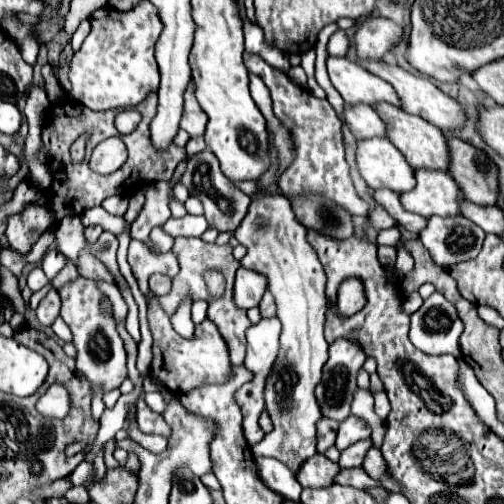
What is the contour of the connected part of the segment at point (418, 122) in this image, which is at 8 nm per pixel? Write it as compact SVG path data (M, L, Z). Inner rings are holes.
M377 103L375 105L377 115L383 119L383 123L387 125L387 139L403 153L405 161L417 169L417 167L429 167L429 169L445 169L447 171L447 163L449 163L449 151L447 151L447 137L441 133L439 127L435 127L433 123L427 123L423 117L419 115L409 115L403 109L391 105L391 103Z

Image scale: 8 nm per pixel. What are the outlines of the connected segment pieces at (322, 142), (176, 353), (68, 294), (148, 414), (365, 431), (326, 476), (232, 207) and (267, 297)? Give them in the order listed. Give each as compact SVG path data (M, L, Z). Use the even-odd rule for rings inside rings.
M245 55L245 65L251 73L259 75L267 85L273 99L273 113L289 131L295 149L293 163L283 171L279 179L281 193L289 199L297 195L319 195L347 209L351 215L367 215L367 203L359 199L353 187L349 165L345 161L341 119L337 117L331 103L327 99L313 97L307 89L301 89L285 71L271 67L259 55Z
M147 293L147 311L149 311L149 325L153 333L153 361L151 361L151 377L167 387L169 391L175 393L185 393L197 383L223 383L227 375L231 373L231 363L229 363L229 353L223 337L217 331L217 325L209 319L203 323L195 325L195 333L191 339L179 337L171 327L169 327L169 317L161 309L157 295Z
M79 277L77 281L65 285L61 291L61 317L63 321L69 325L71 333L73 333L73 345L77 349L77 369L89 379L91 383L91 391L93 395L97 391L111 391L117 389L123 379L127 377L127 353L123 349L123 341L117 335L115 329L115 319L113 317L103 317L99 313L99 299L103 297L103 293L99 293L99 289L95 287L95 283L91 279Z
M143 399L137 401L137 423L143 433L155 433L155 435L165 435L169 437L169 425L163 421L163 417L155 411L151 411Z
M351 415L349 419L345 419L345 423L339 425L339 431L337 431L337 449L343 451L343 449L347 449L349 445L353 445L353 443L357 443L361 439L367 439L369 435L371 435L371 429L361 419Z
M313 455L307 459L299 471L297 471L297 481L303 487L327 487L333 483L333 477L339 473L339 465L329 461L325 455Z
M205 149L203 153L195 155L189 159L187 163L187 171L181 179L193 179L189 183L191 191L201 199L203 207L205 207L205 219L209 223L209 227L215 227L217 231L235 231L241 223L241 219L245 217L247 213L247 207L251 203L251 197L245 195L243 191L239 191L219 169L219 163L217 163L217 157L211 155L209 149Z
M265 291L263 299L259 303L259 309L261 309L263 317L275 317L277 315L277 305L275 305L275 299L273 299L271 291Z

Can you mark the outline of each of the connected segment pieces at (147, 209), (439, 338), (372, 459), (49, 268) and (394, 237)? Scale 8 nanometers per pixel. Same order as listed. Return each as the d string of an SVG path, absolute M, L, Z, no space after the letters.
M151 183L147 189L145 205L137 219L131 223L131 237L147 243L149 231L157 223L165 223L169 217L169 183Z
M437 291L411 315L409 339L427 355L449 353L461 357L461 333L463 323L457 315L457 309Z
M371 447L371 449L367 451L367 457L365 457L365 461L363 461L363 467L365 467L365 471L369 473L369 477L375 479L375 481L379 481L387 491L391 491L391 493L401 493L399 483L393 481L393 477L389 475L387 463L385 463L385 459L383 459L383 455L381 455L381 451L379 451L377 447Z
M51 249L51 251L43 257L41 267L43 267L45 275L47 275L49 279L53 279L53 277L55 277L67 263L69 263L69 259L67 259L65 255L61 255L57 249Z
M393 227L391 231L381 231L379 235L377 235L377 243L379 245L397 245L399 243L399 229L397 227Z

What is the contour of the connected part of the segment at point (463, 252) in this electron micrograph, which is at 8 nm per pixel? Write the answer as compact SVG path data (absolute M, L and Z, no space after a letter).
M463 215L427 219L427 227L419 233L421 243L431 253L433 261L441 267L451 267L453 263L467 261L479 255L485 233L473 221Z

